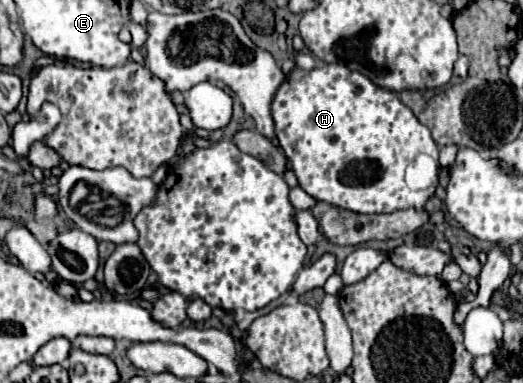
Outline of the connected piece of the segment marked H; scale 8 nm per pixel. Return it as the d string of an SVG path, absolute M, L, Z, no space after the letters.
M322 64L308 72L294 68L272 100L272 118L276 138L292 164L298 184L316 200L358 214L384 214L408 208L422 210L434 194L434 186L430 190L412 192L404 182L406 166L418 154L428 154L438 160L438 146L432 140L430 130L418 122L396 92L374 86L364 74L350 70L344 64Z

